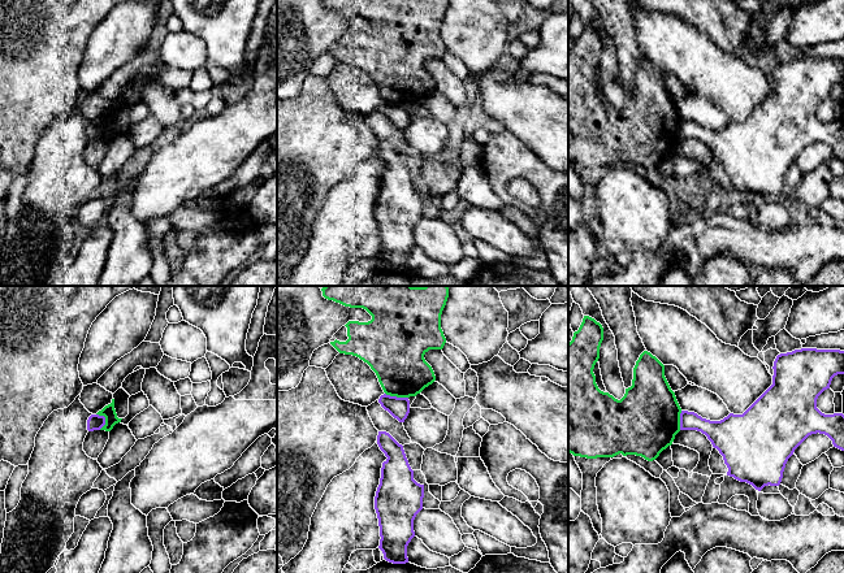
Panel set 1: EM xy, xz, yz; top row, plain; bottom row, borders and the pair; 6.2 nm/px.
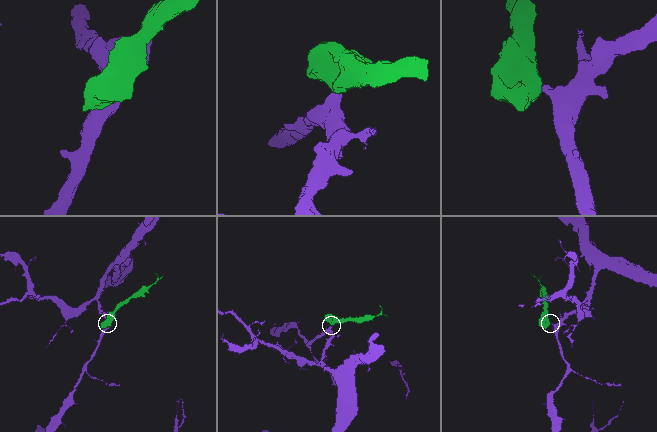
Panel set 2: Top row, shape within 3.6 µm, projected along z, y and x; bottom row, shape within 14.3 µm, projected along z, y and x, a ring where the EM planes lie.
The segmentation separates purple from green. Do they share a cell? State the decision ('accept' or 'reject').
reject

